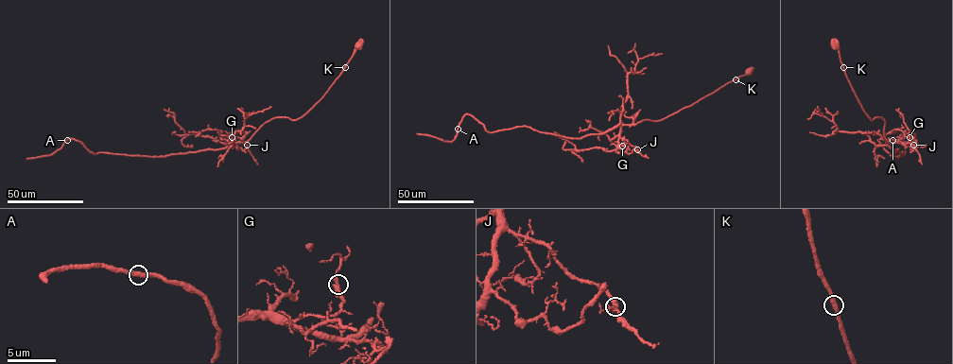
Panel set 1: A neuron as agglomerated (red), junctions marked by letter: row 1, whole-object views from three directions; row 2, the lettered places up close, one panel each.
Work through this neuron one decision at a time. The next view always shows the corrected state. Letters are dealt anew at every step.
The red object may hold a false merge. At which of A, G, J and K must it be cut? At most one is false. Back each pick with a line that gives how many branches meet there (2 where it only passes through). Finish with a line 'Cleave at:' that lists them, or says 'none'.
Cleave at: none

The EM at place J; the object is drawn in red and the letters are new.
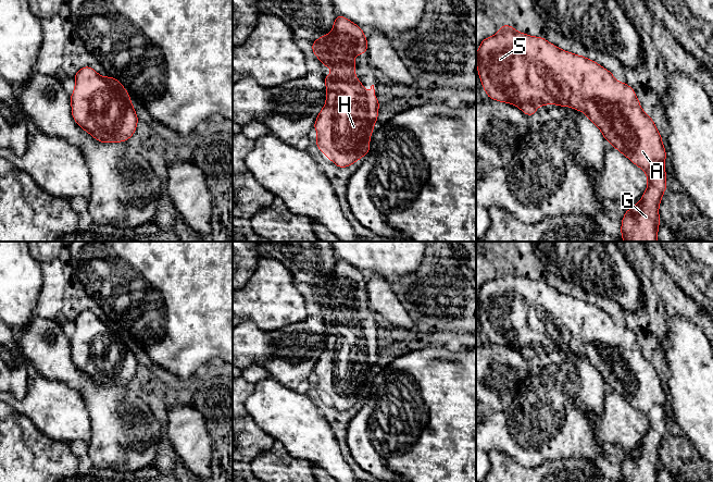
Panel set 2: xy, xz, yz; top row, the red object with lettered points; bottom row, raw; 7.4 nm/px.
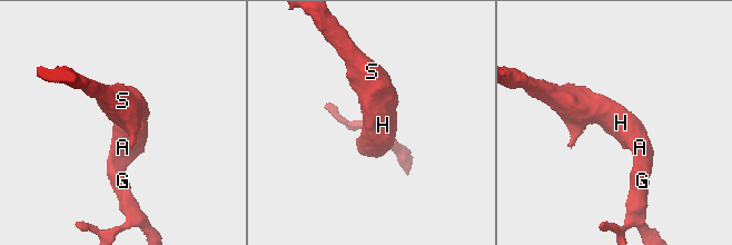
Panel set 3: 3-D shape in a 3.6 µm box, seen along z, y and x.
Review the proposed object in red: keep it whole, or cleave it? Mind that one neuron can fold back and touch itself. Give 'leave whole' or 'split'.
leave whole

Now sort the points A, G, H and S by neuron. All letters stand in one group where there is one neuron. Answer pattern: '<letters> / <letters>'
A G H S

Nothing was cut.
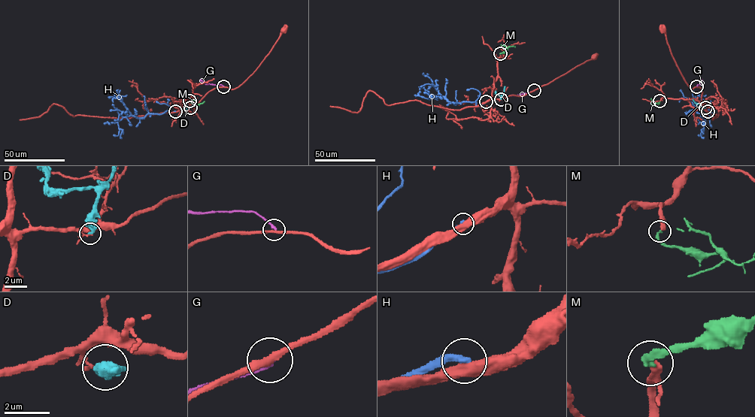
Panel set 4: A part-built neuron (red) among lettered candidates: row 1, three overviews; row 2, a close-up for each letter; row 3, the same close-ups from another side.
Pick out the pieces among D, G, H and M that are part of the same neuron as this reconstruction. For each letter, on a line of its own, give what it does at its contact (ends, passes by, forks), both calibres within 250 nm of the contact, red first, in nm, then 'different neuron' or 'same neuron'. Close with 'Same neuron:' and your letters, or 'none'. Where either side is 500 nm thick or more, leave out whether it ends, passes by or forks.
D: it ends; calibres 120 and 360 nm; different neuron
G: it ends; calibres 260 and 170 nm; different neuron
H: calibres 500 and 360 nm; different neuron
M: it ends; calibres 280 and 280 nm; same neuron
Same neuron: M

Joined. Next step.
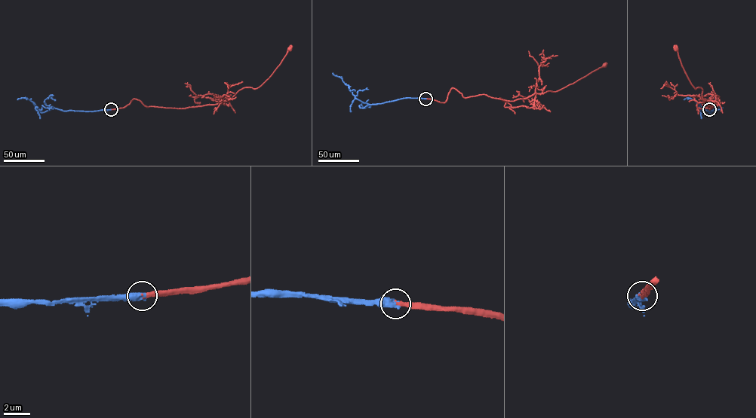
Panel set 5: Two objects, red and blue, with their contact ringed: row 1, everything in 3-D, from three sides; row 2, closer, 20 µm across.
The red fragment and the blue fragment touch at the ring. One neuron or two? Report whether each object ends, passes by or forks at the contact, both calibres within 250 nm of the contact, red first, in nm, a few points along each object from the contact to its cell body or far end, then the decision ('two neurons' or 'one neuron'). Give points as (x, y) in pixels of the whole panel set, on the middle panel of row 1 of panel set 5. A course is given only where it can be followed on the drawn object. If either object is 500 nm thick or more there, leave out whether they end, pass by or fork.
red ends there; blue ends there; 340 nm thick on the red side, 480 nm on the other; red runs (425, 99), (444, 102), (450, 90), (454, 88), (465, 98), (485, 94), (514, 101), (557, 91), (604, 65); blue runs (425, 99), (404, 98), (367, 104), (356, 99), (348, 86), (333, 73); one neuron

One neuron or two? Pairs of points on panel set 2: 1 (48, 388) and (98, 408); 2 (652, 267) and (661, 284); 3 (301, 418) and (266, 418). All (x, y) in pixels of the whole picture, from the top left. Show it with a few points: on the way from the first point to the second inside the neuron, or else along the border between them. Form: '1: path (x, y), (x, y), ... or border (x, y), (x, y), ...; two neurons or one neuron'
1: border (66, 384), (80, 394), (89, 416), (90, 428); two neurons
2: path (653, 271), (660, 280); one neuron
3: path (292, 418), (275, 418); one neuron

